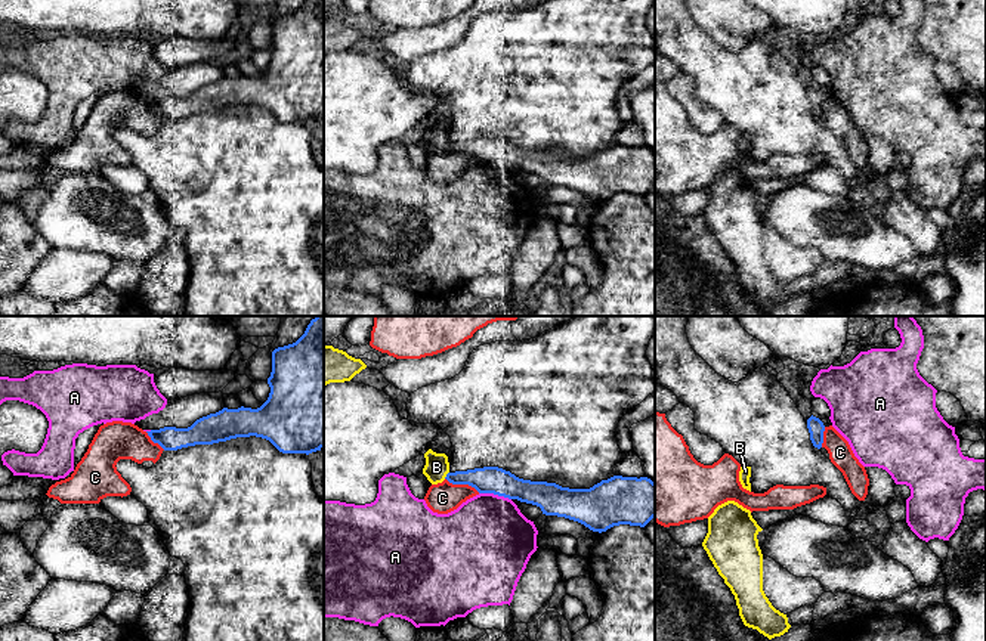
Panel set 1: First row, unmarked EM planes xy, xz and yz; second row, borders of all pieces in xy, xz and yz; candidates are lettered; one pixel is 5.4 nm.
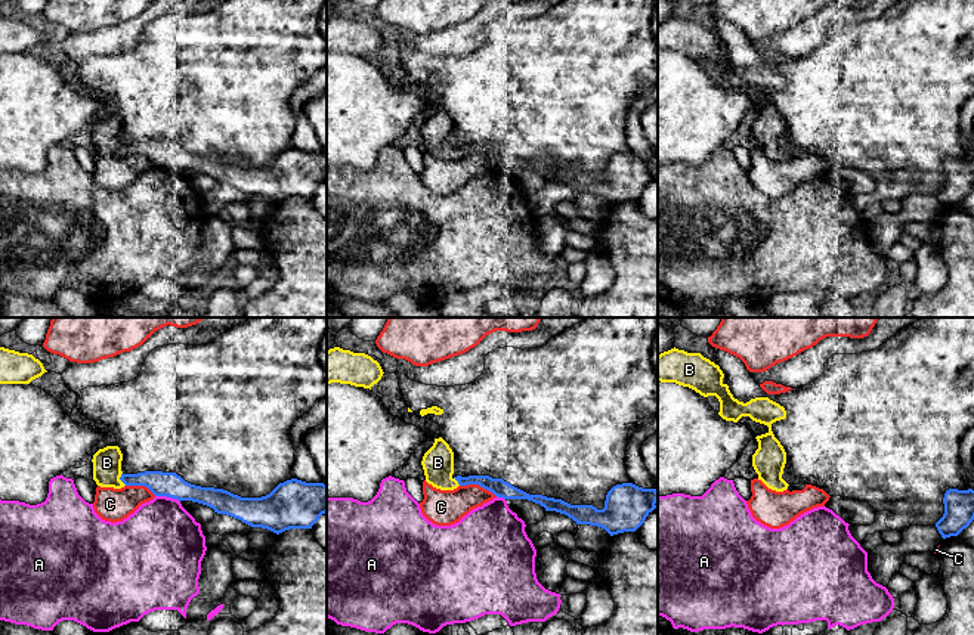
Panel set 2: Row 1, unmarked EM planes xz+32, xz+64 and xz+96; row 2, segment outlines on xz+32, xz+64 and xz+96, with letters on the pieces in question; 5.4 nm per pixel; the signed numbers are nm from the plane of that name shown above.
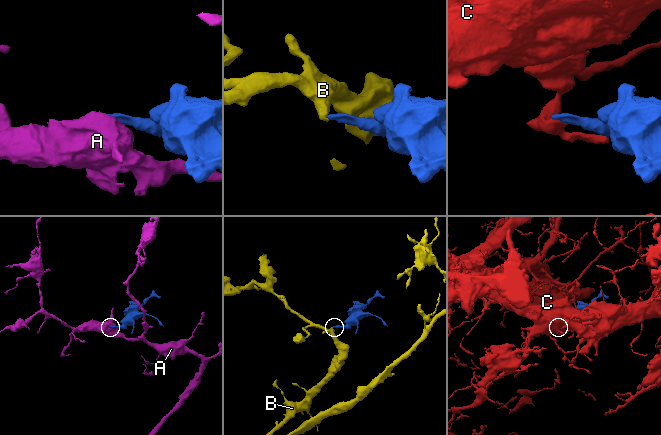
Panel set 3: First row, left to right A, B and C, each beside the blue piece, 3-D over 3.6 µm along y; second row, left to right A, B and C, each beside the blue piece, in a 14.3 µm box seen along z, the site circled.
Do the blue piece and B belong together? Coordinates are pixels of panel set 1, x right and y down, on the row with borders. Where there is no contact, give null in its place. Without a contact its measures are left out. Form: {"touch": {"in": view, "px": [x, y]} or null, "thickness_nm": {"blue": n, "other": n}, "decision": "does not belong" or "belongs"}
{"touch": {"in": "xz", "px": [447, 474]}, "thickness_nm": {"blue": 140, "other": 130}, "decision": "belongs"}

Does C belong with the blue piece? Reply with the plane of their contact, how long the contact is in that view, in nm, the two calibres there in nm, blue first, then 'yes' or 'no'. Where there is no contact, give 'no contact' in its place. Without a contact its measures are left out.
xz | 200 nm | 150/170 nm | no

